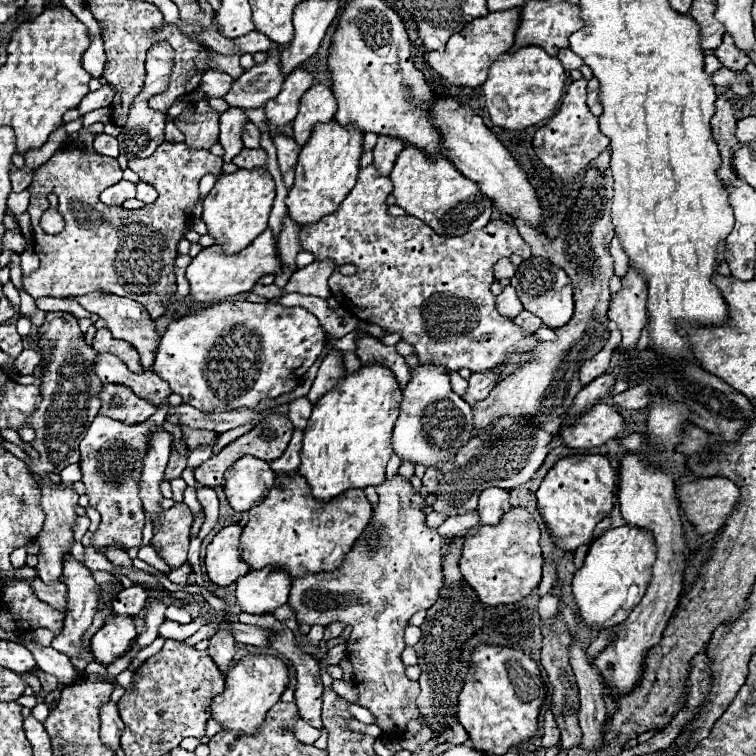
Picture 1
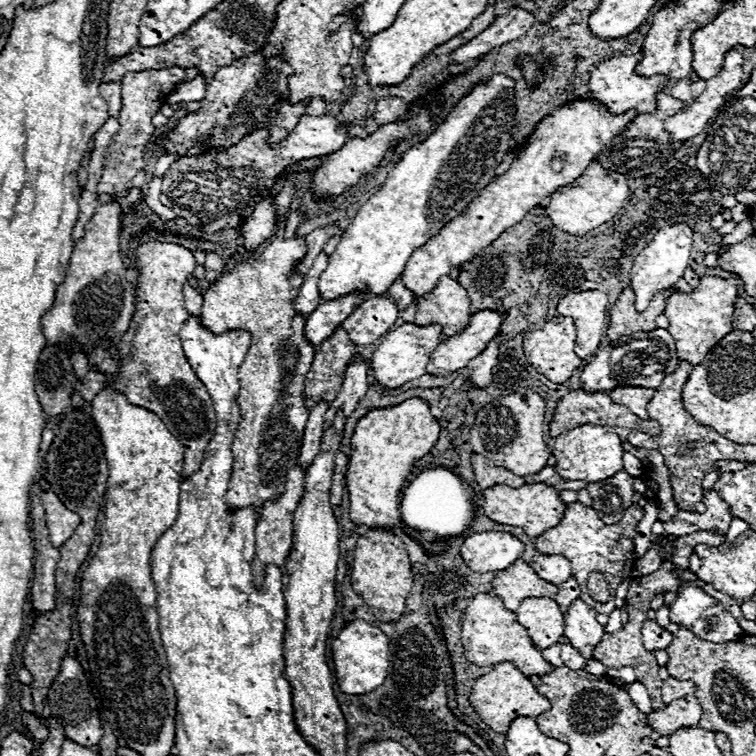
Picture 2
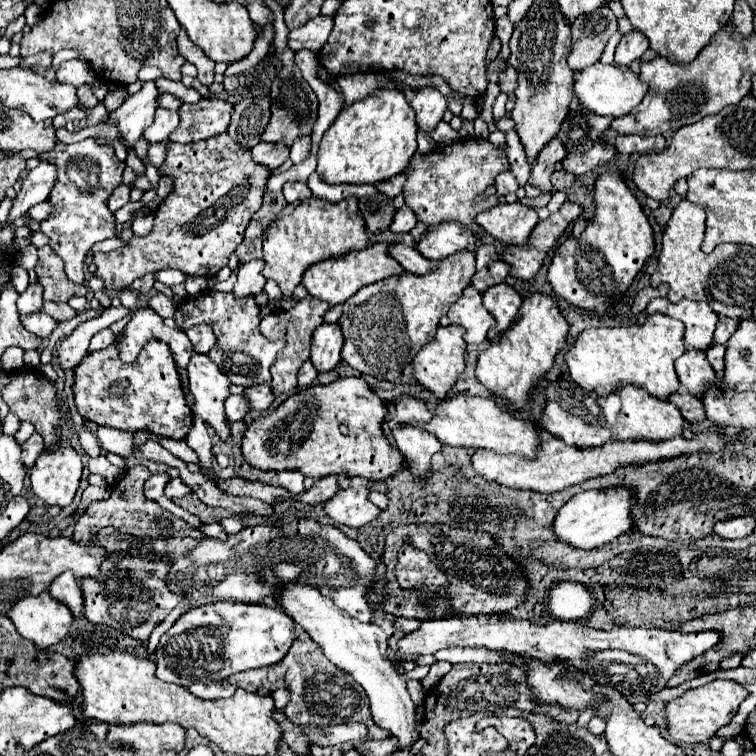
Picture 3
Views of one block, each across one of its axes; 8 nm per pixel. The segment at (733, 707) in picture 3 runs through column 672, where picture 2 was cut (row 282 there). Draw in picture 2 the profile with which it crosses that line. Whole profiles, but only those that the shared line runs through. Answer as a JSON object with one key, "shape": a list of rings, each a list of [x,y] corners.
{"shape":[[[700,276],[700,286],[692,292],[674,292],[666,300],[666,316],[670,320],[668,332],[674,338],[678,358],[688,360],[692,366],[700,364],[704,356],[714,348],[728,332],[732,332],[734,302],[738,298],[738,280],[736,278],[718,278],[718,276]]]}

